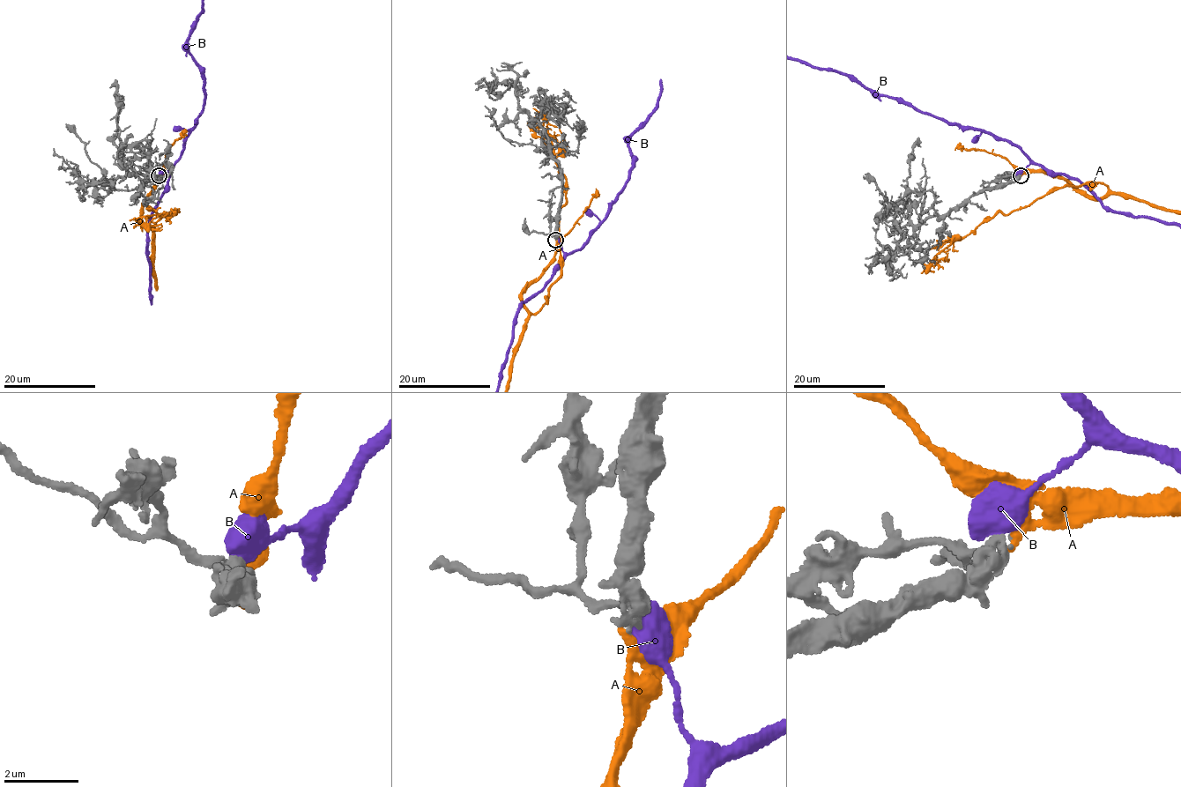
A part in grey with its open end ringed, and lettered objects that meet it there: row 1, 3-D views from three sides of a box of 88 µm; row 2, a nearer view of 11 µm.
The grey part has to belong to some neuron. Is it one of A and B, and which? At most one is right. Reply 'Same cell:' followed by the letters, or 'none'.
Same cell: A

